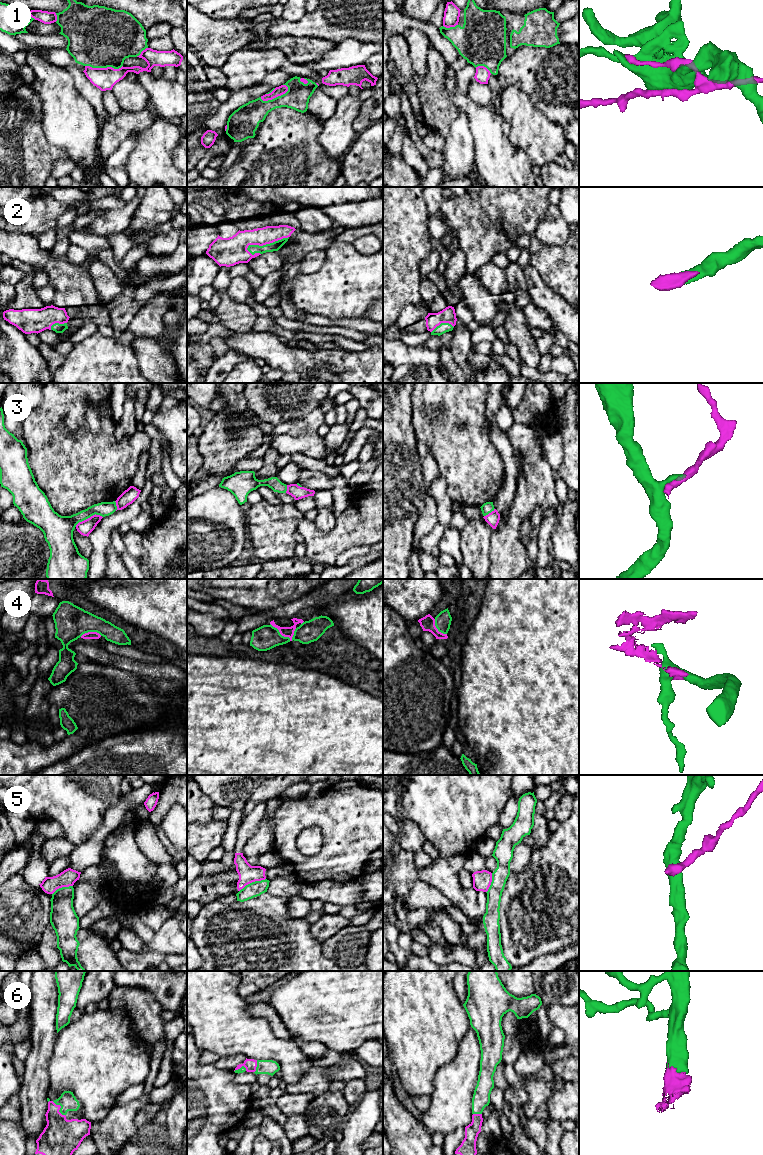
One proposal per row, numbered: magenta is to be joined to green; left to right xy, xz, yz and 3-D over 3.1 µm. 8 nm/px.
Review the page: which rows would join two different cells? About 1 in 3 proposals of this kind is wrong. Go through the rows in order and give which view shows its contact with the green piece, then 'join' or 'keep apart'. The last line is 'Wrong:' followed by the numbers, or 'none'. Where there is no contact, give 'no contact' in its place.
1: meets green in xy; keep apart
2: meets green in xz; join
3: meets green in xy; keep apart
4: meets green in xz; keep apart
5: meets green in xz; keep apart
6: meets green in xy; join
Wrong: 1, 3, 4, 5

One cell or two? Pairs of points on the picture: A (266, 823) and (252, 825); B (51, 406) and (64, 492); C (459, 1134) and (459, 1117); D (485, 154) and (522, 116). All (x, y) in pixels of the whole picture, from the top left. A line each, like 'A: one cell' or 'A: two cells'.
A: two cells
B: one cell
C: two cells
D: two cells

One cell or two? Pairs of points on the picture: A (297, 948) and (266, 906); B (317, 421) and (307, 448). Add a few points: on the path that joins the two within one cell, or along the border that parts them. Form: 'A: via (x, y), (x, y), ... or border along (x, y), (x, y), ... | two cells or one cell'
A: via (288, 938), (288, 933), (271, 916) | one cell
B: border along (316, 430), (290, 436) | two cells

